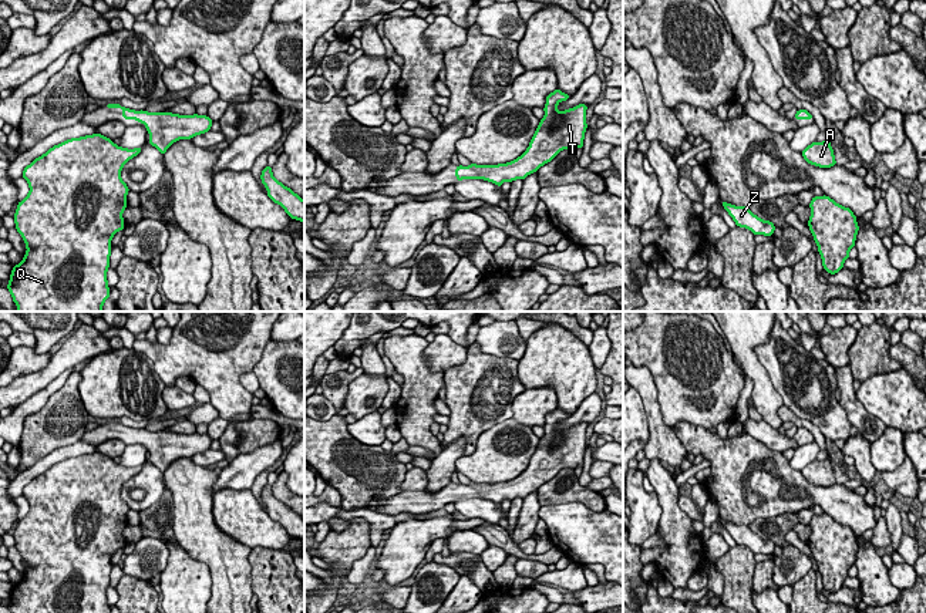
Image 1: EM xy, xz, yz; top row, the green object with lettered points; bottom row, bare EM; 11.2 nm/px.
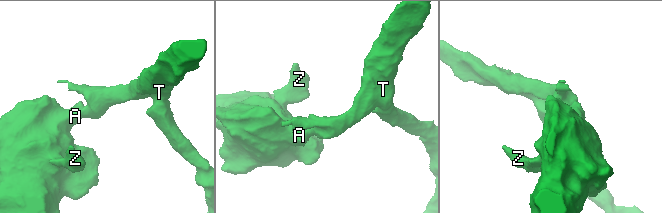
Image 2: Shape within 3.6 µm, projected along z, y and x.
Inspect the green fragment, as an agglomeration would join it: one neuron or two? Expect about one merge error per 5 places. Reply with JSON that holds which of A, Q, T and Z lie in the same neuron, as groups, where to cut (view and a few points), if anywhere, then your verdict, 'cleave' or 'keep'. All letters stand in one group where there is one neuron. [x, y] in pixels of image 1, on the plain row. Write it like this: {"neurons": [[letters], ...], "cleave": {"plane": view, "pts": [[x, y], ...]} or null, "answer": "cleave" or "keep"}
{"neurons": [["A", "Q", "T", "Z"]], "cleave": null, "answer": "keep"}

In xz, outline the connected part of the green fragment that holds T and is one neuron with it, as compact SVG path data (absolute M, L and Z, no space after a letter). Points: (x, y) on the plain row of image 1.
M558 407L546 415L545 435L541 438L528 468L521 475L498 484L477 484L472 481L469 485L458 484L455 486L457 499L484 498L501 506L505 499L525 498L538 491L562 468L583 467L587 424L579 422L559 431L558 422L569 417L570 414Z

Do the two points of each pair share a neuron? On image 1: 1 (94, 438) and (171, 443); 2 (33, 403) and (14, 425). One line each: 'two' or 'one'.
1: one
2: one

